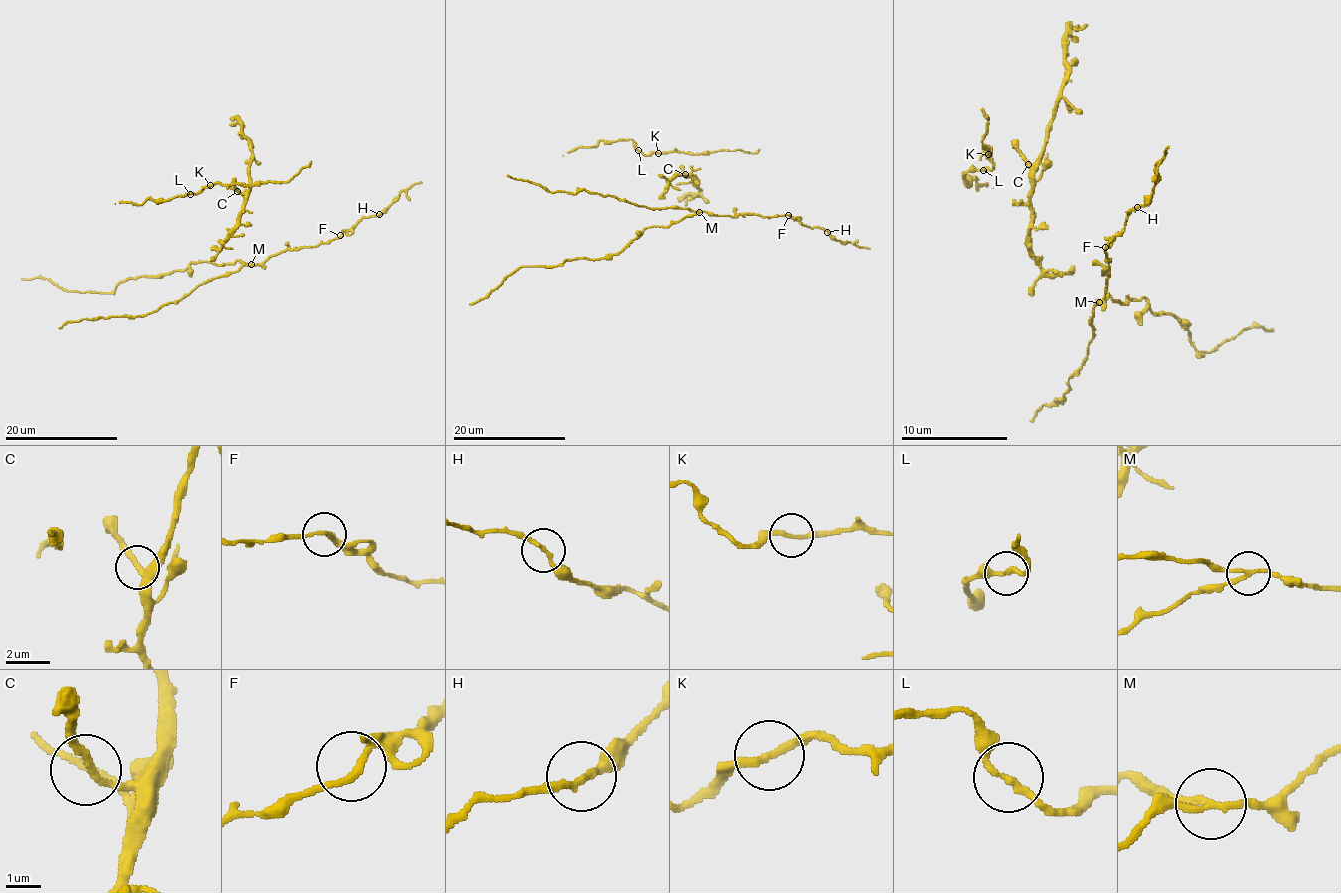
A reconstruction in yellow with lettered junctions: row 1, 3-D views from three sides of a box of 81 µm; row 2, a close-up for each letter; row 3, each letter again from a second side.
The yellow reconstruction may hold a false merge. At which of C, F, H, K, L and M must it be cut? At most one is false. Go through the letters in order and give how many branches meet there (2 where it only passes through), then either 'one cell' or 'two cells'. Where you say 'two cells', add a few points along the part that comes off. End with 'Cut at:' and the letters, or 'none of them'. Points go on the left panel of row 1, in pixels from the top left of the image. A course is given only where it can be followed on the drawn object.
C: 2 | one cell
F: 3 | one cell
H: 2 | one cell
K: 2 | one cell
L: 2 | one cell
M: 3 | two cells | (251, 265), (191, 262), (166, 275), (128, 277), (109, 293), (63, 290), (49, 279), (22, 279)
Cut at: M

